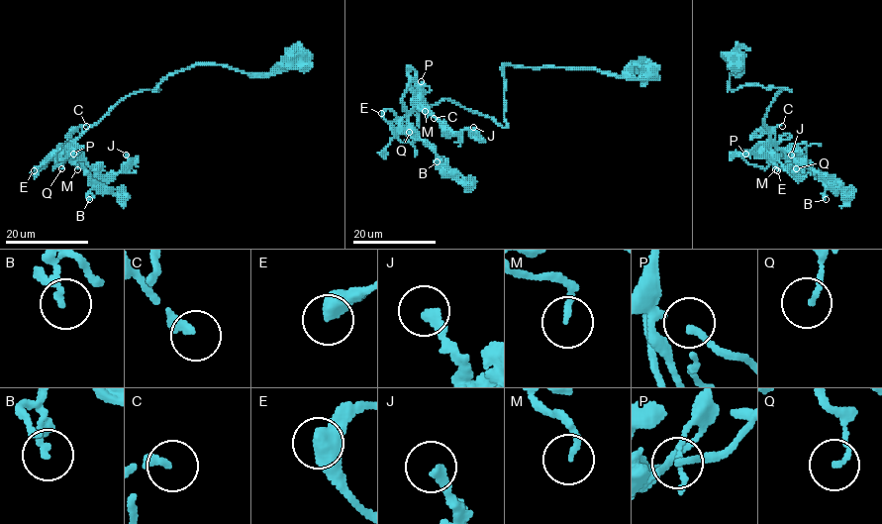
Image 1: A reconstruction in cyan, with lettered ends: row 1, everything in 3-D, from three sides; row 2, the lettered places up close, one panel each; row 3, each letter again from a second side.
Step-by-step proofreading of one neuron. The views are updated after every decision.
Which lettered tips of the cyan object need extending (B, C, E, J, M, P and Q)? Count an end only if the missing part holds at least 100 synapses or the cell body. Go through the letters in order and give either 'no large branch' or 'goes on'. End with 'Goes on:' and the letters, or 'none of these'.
B: no large branch
C: goes on
E: no large branch
J: no large branch
M: no large branch
P: goes on
Q: no large branch
Goes on: C, P

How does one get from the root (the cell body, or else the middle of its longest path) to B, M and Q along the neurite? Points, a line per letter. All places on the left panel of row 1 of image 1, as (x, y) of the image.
B: (303, 61), (251, 73), (195, 64), (169, 73), (159, 90), (125, 96), (59, 150), (98, 182), (89, 199)
M: (303, 61), (269, 72), (195, 64), (169, 73), (159, 90), (122, 98), (74, 143), (69, 157), (77, 169)
Q: (303, 61), (269, 72), (195, 64), (169, 73), (159, 90), (125, 96), (55, 150), (61, 168)

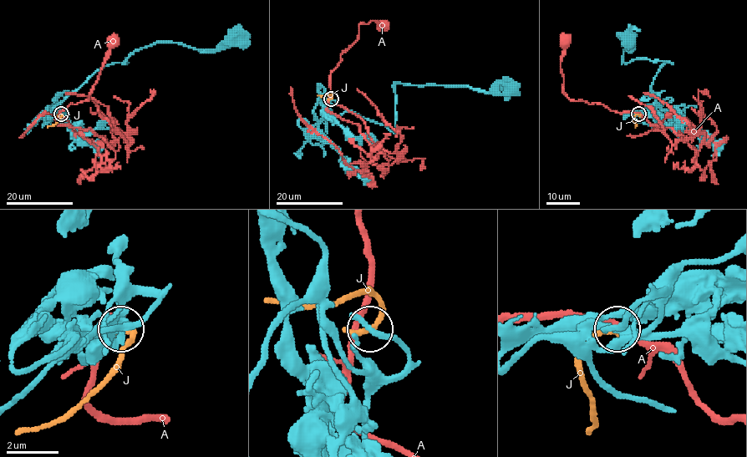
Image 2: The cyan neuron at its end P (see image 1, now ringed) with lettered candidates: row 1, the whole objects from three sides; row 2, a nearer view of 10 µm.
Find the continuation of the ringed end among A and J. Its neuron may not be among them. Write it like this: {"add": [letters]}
{"add": ["J"]}

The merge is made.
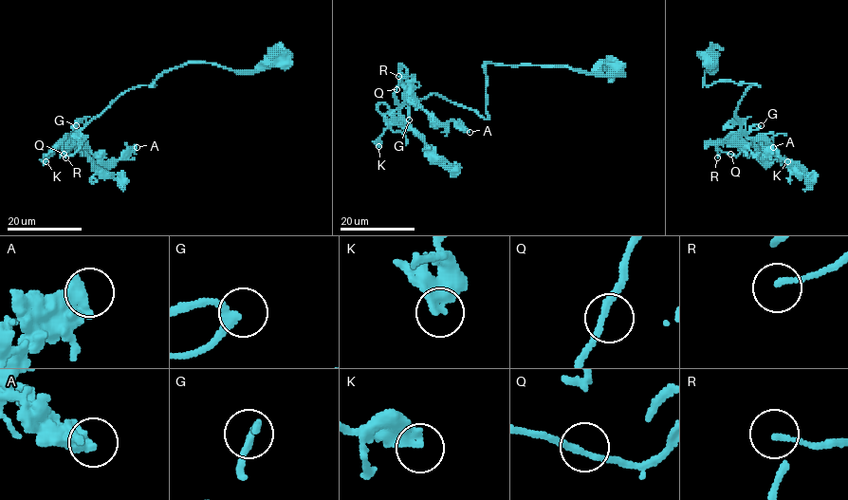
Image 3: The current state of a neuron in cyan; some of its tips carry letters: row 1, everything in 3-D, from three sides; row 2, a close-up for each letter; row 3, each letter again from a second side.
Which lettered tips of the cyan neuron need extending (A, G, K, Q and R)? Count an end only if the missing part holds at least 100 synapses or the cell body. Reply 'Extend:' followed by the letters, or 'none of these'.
Extend: R

